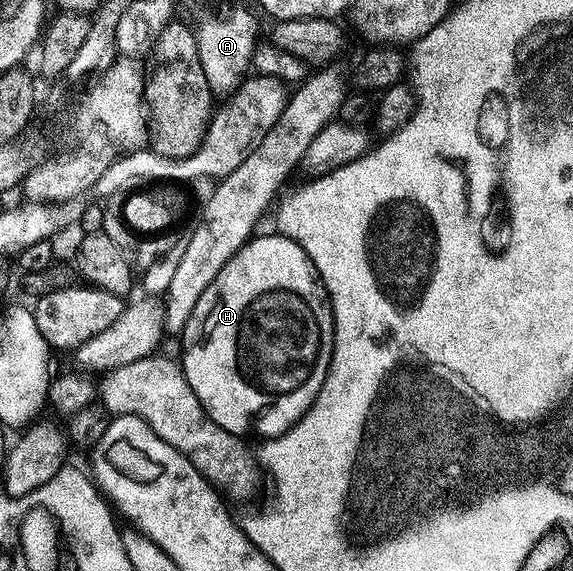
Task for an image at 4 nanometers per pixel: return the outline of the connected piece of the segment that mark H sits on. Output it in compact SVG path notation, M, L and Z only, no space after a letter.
M279 233L259 235L249 239L240 248L240 252L220 270L218 277L202 293L202 297L198 297L182 332L182 338L184 338L182 366L190 389L194 389L198 401L213 421L222 425L222 429L241 437L247 436L248 423L253 423L257 433L264 435L263 437L283 435L285 431L291 429L308 412L310 405L318 397L318 389L322 389L322 381L326 377L332 360L332 308L328 301L328 292L324 290L324 284L320 282L320 276L316 274L316 266L301 249L300 244L295 243L288 236Z

